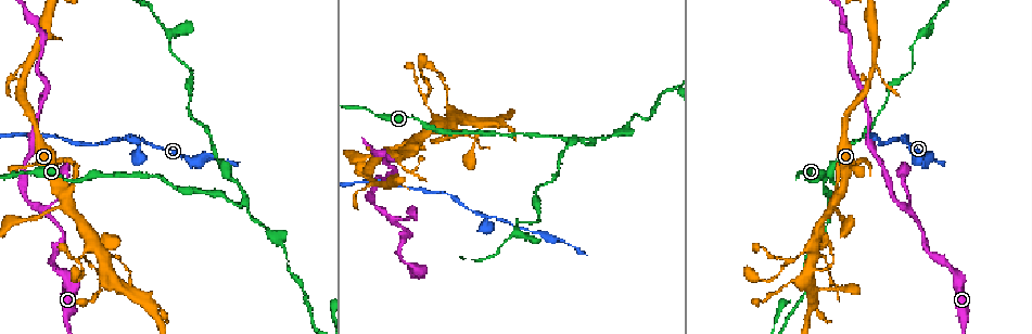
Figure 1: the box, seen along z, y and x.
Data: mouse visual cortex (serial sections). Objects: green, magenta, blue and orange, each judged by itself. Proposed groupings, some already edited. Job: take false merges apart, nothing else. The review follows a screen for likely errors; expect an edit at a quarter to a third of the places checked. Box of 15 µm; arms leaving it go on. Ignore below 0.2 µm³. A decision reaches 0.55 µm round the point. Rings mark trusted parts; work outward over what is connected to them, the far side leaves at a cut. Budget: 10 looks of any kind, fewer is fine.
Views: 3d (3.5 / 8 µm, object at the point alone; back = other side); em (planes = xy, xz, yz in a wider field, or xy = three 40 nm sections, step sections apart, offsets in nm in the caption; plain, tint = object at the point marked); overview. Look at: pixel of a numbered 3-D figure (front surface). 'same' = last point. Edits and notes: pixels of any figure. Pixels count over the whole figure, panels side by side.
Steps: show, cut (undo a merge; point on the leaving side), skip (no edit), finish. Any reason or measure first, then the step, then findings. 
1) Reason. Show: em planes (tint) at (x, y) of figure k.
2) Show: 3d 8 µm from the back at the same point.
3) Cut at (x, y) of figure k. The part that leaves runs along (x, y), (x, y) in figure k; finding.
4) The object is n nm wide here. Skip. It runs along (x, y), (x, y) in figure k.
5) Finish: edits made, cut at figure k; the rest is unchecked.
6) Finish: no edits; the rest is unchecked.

A narrow waist. Show: 3d 3.5 µm from the back at (145, 142) of figure 1.

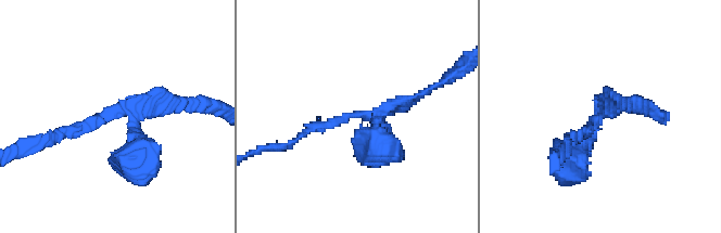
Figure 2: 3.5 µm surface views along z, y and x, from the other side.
Show: em planes (plain) at (601, 113) of figure 2.

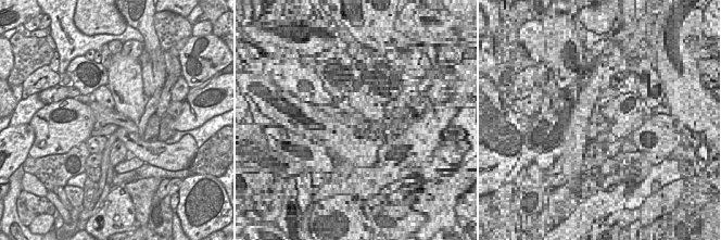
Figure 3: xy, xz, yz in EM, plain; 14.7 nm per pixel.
With the object marked. Show: em planes (tint) at the same point.

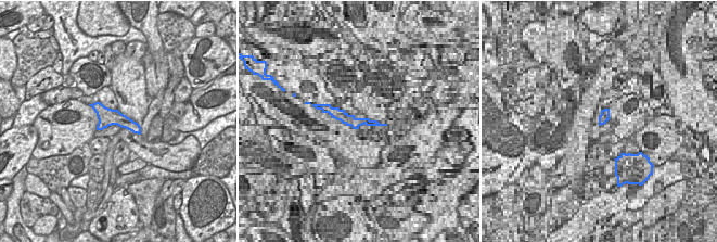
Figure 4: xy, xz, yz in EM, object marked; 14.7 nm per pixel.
Skip. It runs along (295, 142), (316, 125), (422, 94) in figure 2; all the same cell.

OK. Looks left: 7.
Three arms meet. Show: 3d 3.5 µm from the back at (832, 206) of figure 1.

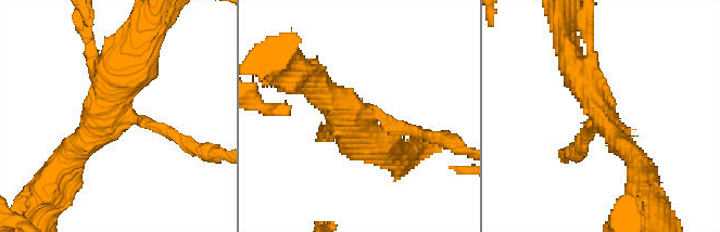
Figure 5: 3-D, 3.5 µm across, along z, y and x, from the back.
3 arms meet here; the arms are 200, 350, 400 nm wide. Show: em xy step 1 (tint) at (356, 117) of figure 5.

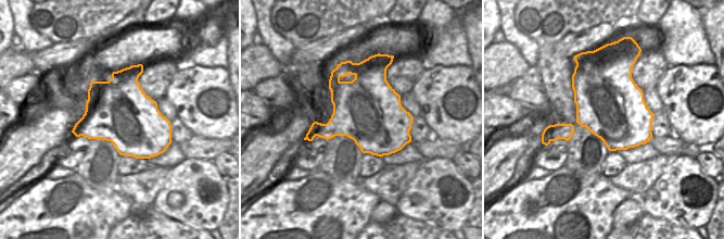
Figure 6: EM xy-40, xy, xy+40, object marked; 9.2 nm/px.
Cut it another way. Show: em xy step 2 (tint) at the same point.

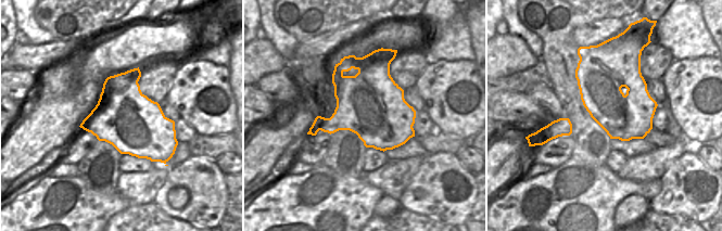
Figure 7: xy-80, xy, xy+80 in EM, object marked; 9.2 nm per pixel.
Skip. It runs along (138, 58), (111, 114), (64, 164) in figure 5; continuous, no second cell.

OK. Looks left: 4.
Narrows sharply. Show: 3d 3.5 µm at (95, 143) of figure 1.

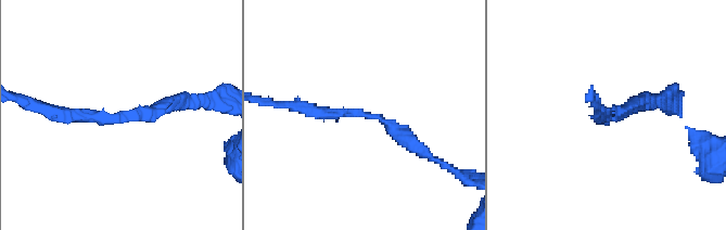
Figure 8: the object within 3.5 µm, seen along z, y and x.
The arms are 200, 200 nm wide. Show: em xy step 5 (tint) at (366, 117) of figure 8.

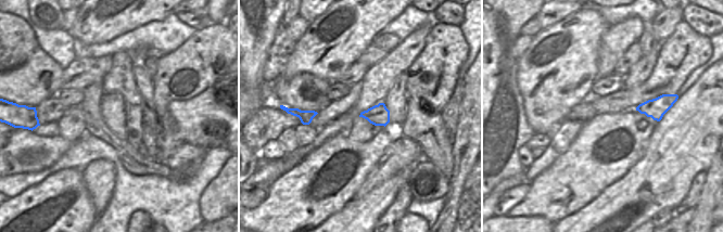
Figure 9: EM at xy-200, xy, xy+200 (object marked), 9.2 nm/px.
The object is 200 nm wide here. Skip. It runs along (425, 154), (379, 118), (298, 107) in figure 8; continuous, no second cell.

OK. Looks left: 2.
Three-way junction. Show: 3d 3.5 µm from the back at (442, 123) of figure 1.

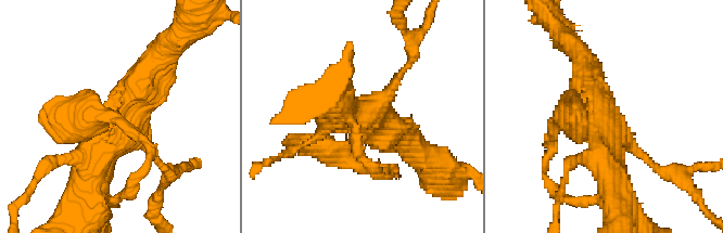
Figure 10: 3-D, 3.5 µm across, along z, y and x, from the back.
Show: em xy step 5 (tint) at (606, 128) of figure 10.

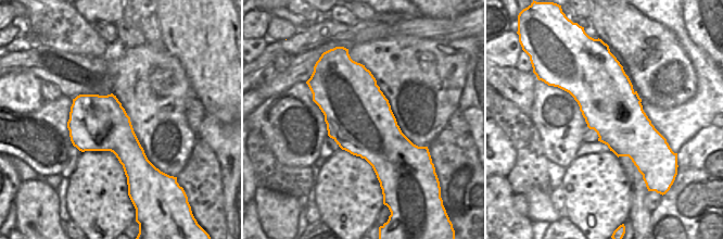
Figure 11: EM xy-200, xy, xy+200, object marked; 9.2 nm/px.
The object is 600 nm wide here. Skip. It runs along (148, 69), (88, 190) in figure 10; one cell here.

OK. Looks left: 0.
Finish: no edits; the rest is unchecked.

